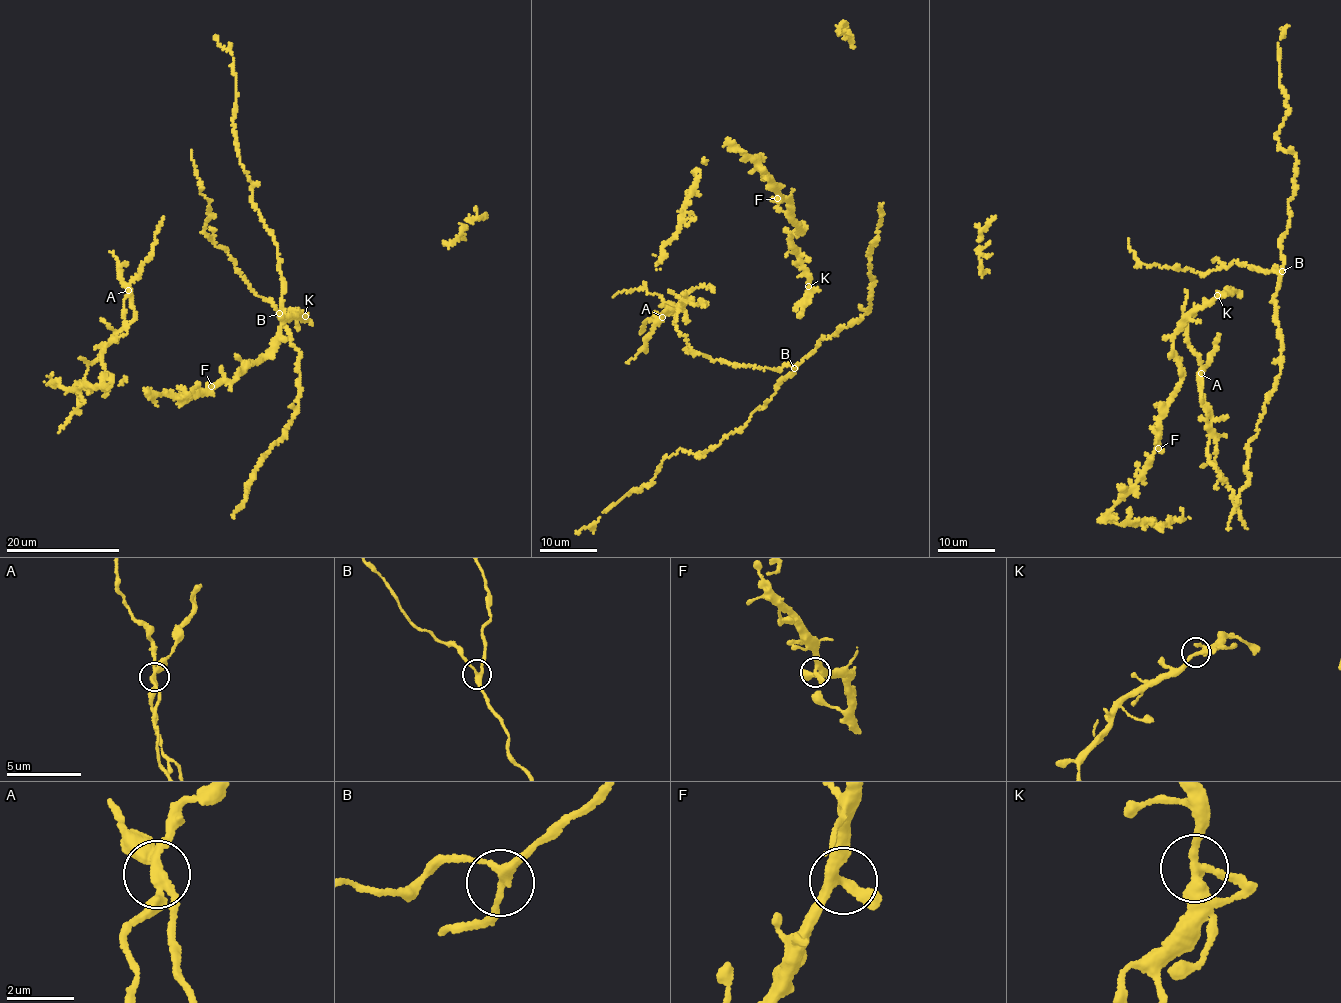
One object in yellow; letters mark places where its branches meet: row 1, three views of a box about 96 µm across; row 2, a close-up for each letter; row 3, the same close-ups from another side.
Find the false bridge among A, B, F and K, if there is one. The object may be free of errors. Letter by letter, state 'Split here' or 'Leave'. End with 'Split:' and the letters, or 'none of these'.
A: Split here
B: Leave
F: Leave
K: Leave
Split: A

